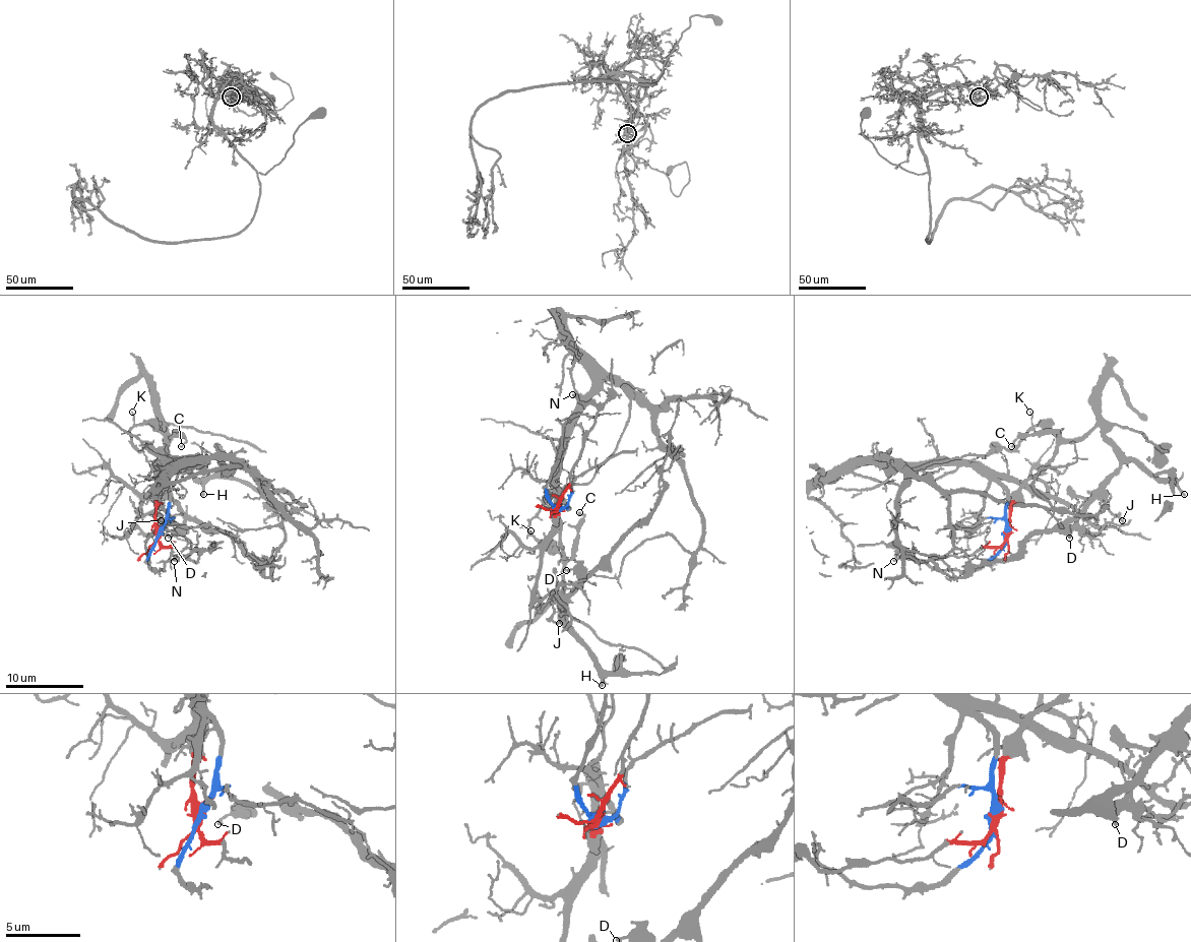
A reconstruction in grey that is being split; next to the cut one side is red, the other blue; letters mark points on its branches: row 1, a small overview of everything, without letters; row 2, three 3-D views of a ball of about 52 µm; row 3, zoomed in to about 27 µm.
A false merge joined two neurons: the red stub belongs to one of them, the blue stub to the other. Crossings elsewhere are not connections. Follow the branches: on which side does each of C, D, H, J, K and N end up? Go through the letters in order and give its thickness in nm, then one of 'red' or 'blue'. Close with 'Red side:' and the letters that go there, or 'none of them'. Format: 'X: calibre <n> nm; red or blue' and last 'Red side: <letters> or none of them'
C: calibre 150 nm; red
D: calibre 200 nm; red
H: calibre 280 nm; red
J: calibre 180 nm; red
K: calibre 140 nm; red
N: calibre 150 nm; red
Red side: C, D, H, J, K, N

